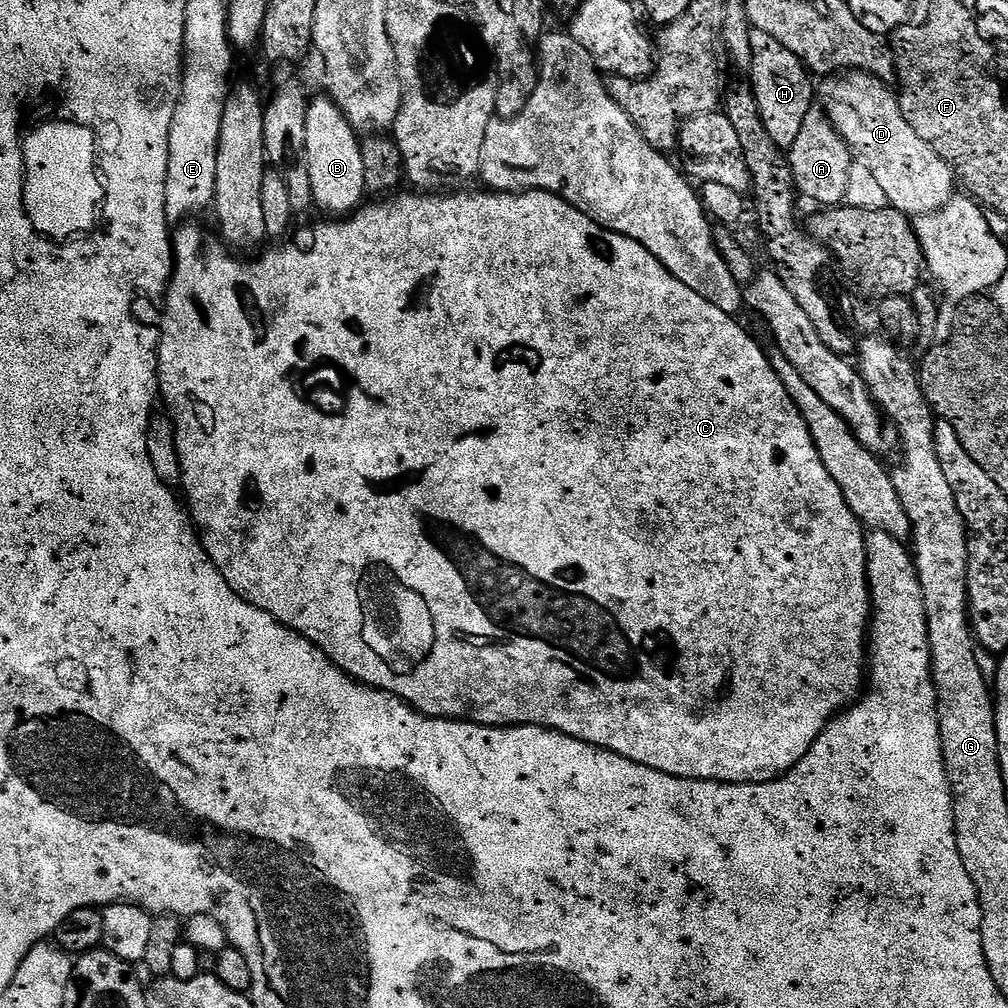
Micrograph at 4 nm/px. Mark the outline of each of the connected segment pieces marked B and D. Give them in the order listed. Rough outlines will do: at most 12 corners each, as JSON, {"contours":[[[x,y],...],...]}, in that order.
{"contours":[[[335,100],[308,105],[302,147],[315,207],[366,200],[361,137]],[[868,72],[818,84],[822,107],[909,218],[954,197],[954,169]]]}

